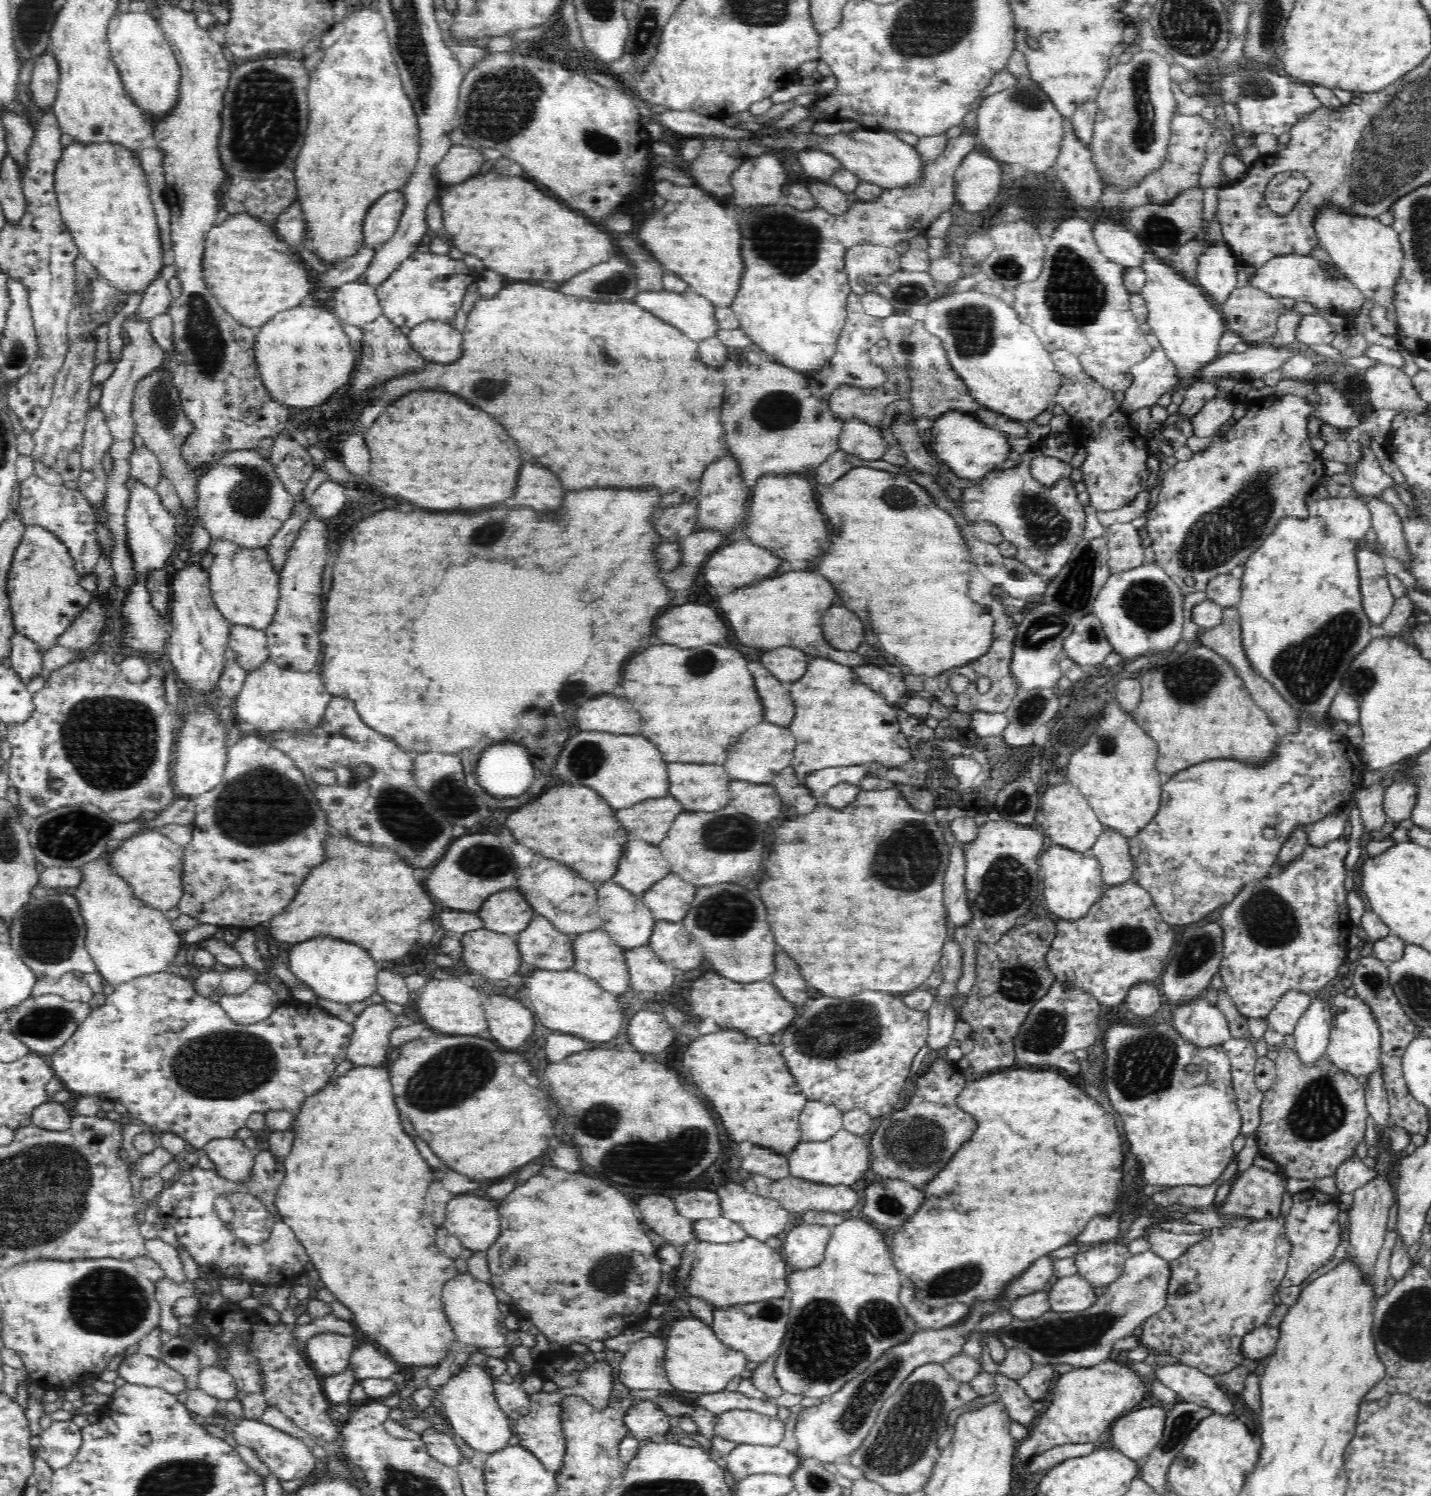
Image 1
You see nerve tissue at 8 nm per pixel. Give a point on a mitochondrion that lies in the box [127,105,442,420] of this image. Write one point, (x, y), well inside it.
(203, 337)

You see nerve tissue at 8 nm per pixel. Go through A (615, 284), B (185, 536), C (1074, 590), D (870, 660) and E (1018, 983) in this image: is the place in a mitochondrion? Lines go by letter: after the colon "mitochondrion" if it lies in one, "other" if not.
A: mitochondrion
B: other
C: mitochondrion
D: other
E: mitochondrion

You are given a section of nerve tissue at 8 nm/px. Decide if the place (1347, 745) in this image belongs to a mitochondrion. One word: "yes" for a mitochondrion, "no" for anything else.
no

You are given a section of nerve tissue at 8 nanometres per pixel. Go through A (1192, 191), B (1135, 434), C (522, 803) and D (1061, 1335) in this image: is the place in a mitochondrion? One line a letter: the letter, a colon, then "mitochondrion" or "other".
A: other
B: other
C: other
D: mitochondrion

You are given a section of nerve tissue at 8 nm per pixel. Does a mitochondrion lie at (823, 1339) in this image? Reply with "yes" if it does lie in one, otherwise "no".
yes

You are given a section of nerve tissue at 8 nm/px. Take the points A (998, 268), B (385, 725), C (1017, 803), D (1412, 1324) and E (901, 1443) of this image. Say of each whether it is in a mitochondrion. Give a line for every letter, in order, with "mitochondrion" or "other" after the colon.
A: mitochondrion
B: other
C: mitochondrion
D: mitochondrion
E: mitochondrion

